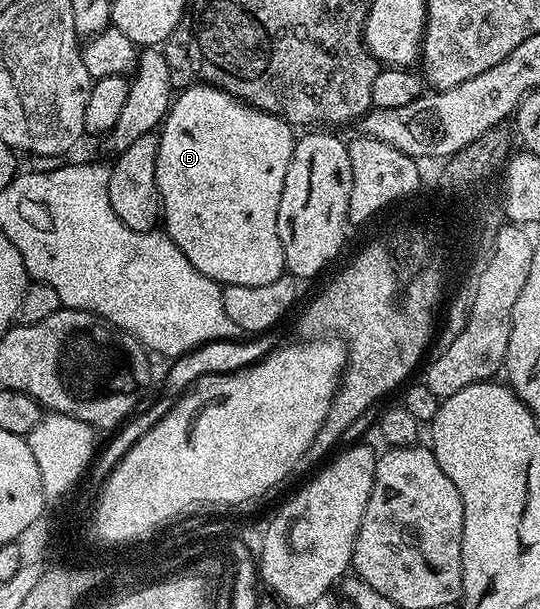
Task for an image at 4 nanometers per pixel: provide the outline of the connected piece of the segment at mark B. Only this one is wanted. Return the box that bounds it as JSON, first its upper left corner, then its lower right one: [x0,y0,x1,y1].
[155,84,295,286]

